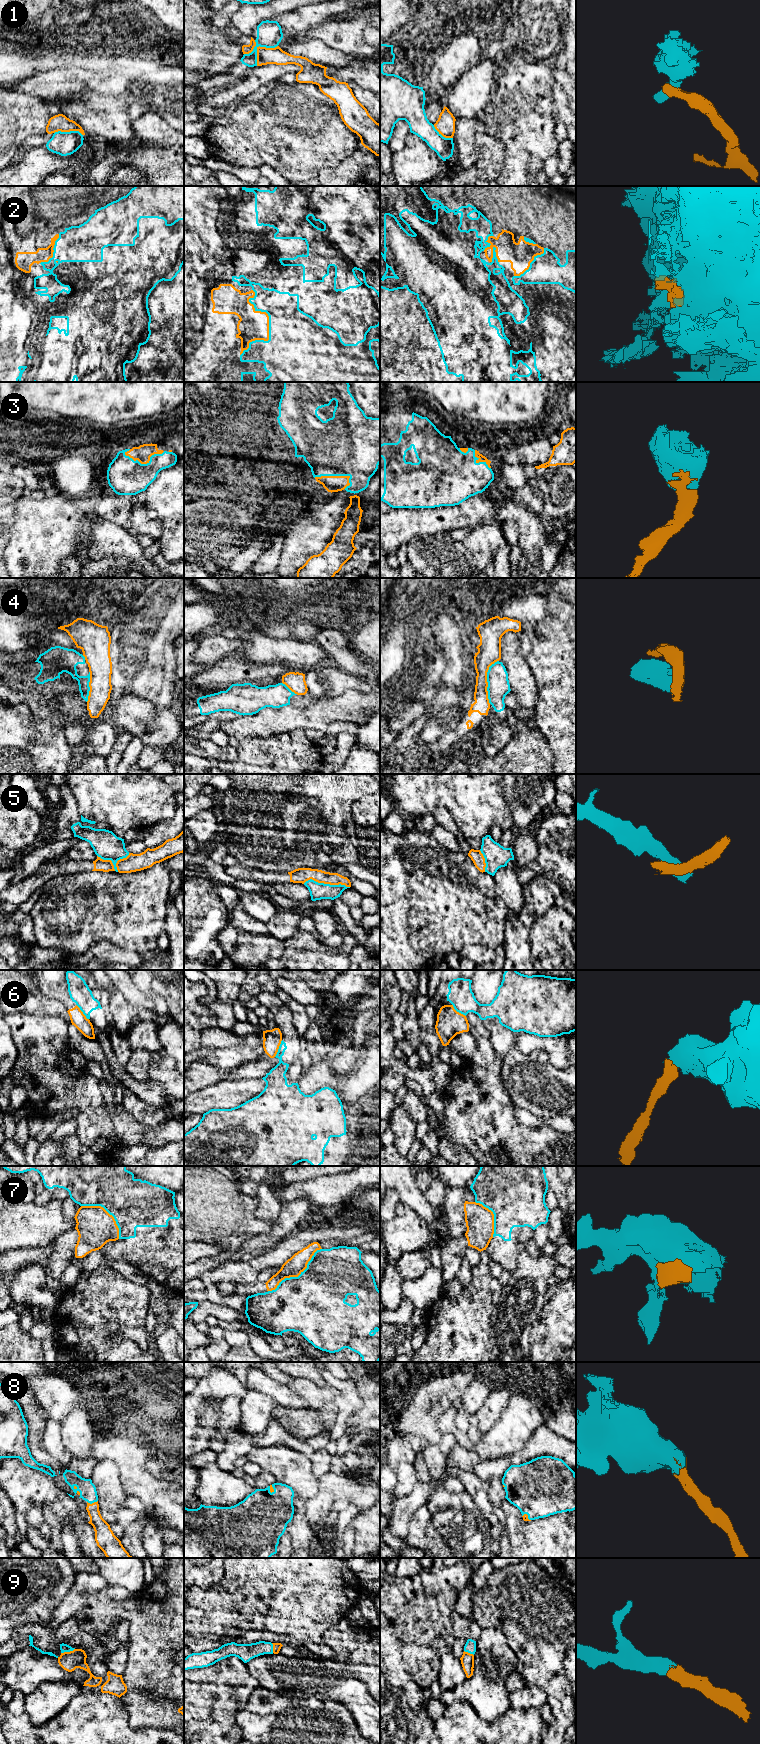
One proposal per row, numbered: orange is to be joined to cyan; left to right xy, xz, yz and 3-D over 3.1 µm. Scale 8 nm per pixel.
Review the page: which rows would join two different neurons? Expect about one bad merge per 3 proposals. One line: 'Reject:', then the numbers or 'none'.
Reject: 1, 2, 4, 5, 6, 7

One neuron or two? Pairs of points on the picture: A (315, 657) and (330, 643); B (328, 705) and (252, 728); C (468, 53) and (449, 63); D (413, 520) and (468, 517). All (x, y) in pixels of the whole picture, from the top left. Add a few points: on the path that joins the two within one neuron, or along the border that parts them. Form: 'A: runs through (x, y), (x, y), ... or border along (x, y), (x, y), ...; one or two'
A: border along (316, 643), (323, 648), (332, 661); two
B: runs through (309, 717), (271, 721); one
C: runs through (463, 53), (454, 61); one
D: runs through (427, 520), (442, 521), (445, 518), (454, 517); one

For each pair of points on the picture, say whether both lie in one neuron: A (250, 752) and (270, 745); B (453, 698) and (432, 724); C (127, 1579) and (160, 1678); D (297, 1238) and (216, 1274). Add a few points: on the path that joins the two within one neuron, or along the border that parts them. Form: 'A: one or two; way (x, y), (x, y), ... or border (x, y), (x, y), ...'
A: one; way (255, 752), (265, 750)
B: one; way (446, 705), (446, 711), (439, 718)
C: two; border (108, 1585), (131, 1591), (145, 1586)
D: one; way (277, 1256), (258, 1263), (246, 1272), (236, 1272)

